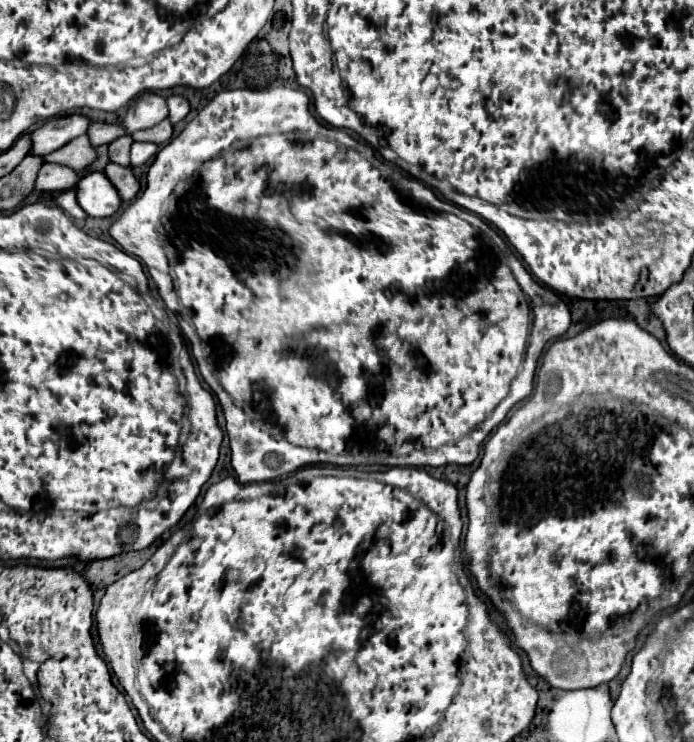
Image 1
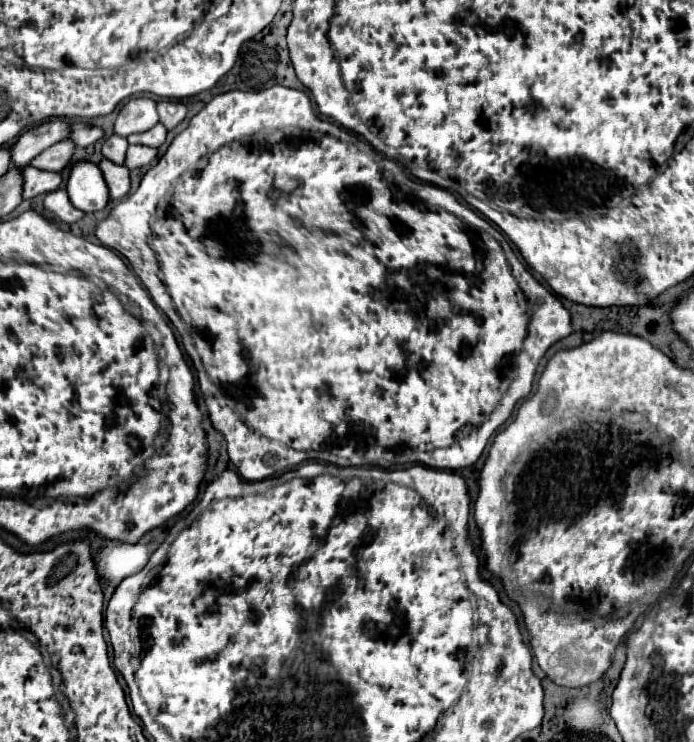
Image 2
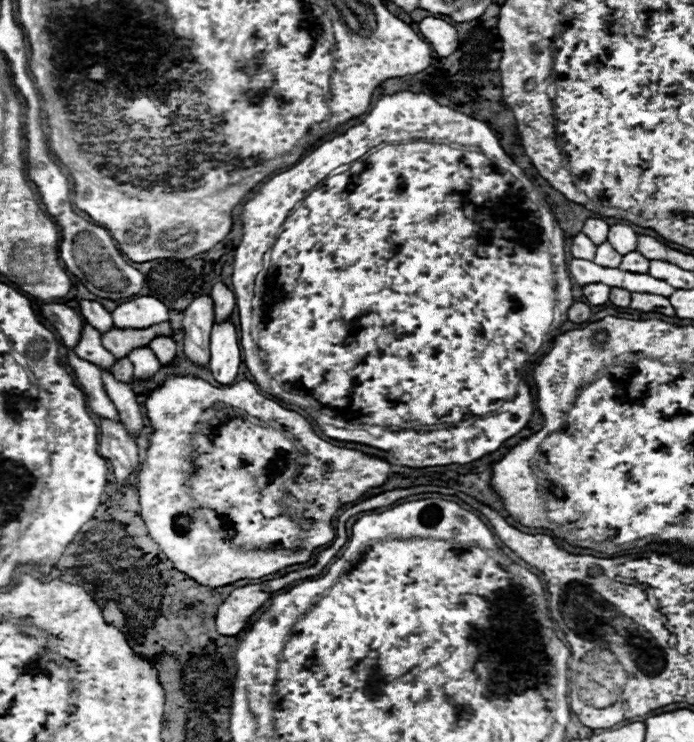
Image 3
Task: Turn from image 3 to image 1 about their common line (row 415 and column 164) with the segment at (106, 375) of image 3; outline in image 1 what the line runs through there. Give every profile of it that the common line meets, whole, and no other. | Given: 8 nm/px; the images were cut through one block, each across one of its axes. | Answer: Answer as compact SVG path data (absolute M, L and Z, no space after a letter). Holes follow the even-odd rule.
M166 118L164 122L148 128L148 130L138 130L136 134L132 134L134 140L138 142L156 142L156 144L164 144L172 138L172 122Z

